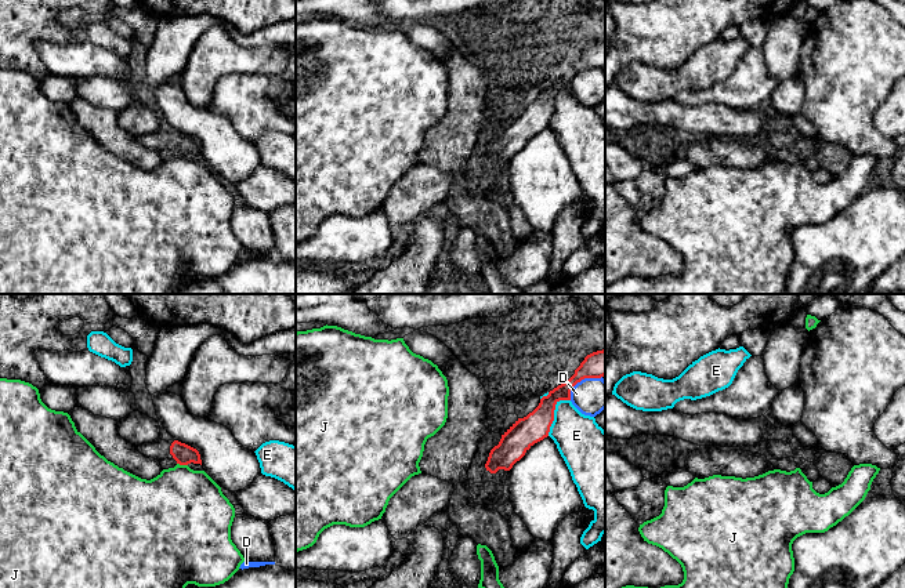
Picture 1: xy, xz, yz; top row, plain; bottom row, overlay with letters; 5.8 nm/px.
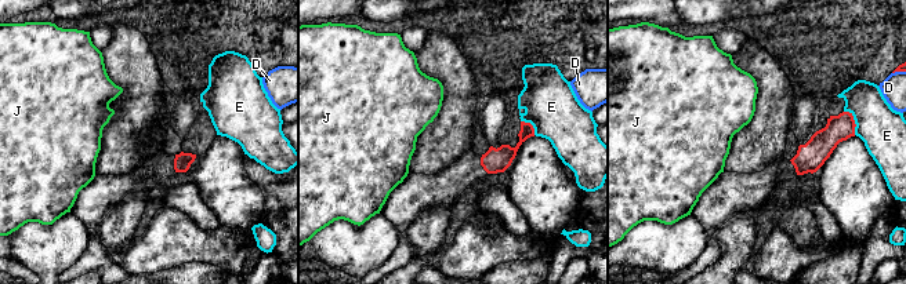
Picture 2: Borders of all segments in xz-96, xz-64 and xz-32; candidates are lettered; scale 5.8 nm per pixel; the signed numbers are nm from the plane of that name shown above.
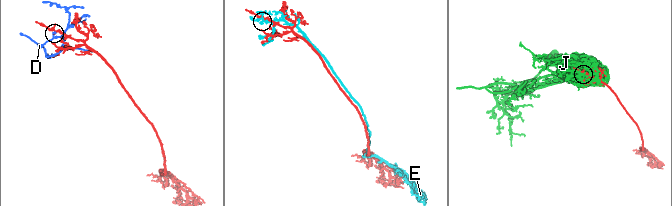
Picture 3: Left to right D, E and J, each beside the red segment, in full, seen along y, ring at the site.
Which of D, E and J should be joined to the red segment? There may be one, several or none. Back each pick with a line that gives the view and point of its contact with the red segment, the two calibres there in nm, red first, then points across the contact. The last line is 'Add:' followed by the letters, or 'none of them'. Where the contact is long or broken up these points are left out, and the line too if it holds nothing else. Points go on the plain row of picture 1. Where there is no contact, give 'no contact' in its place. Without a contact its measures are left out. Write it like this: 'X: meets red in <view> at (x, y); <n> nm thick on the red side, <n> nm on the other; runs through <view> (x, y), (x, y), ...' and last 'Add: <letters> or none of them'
Add: none of them

